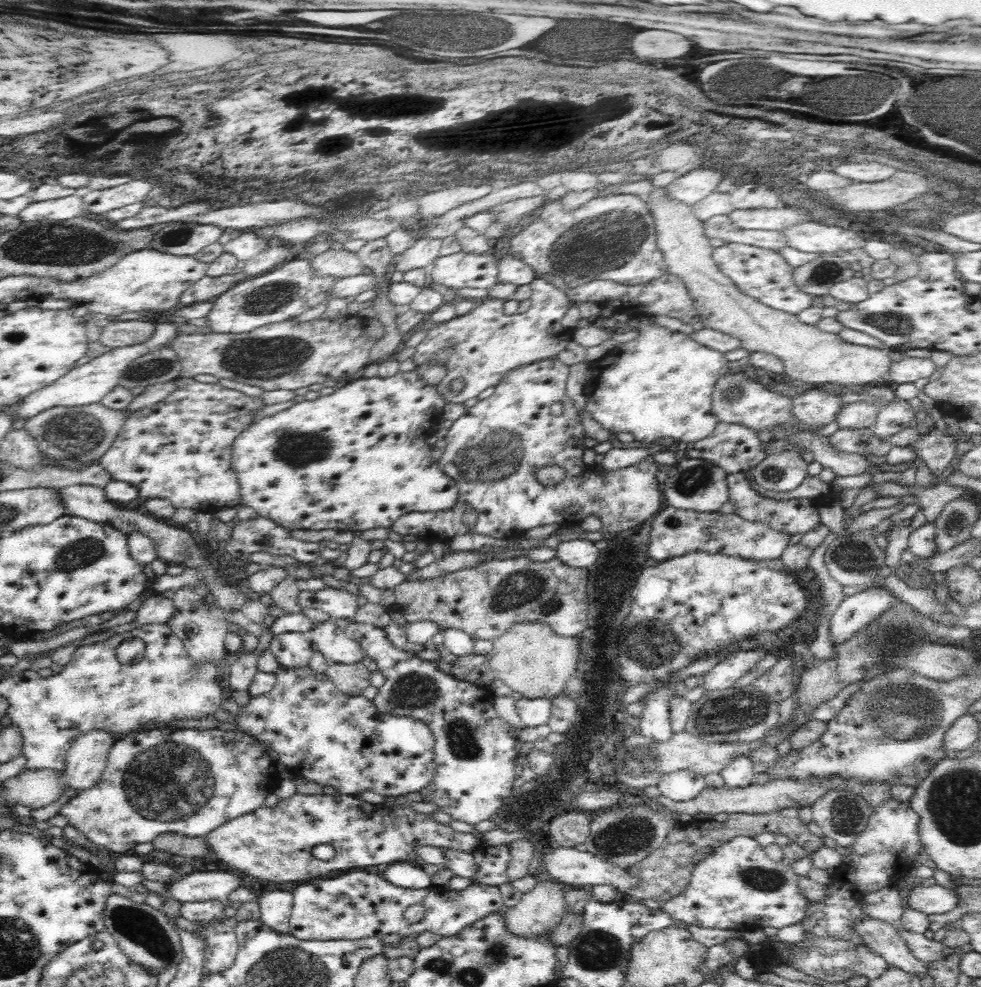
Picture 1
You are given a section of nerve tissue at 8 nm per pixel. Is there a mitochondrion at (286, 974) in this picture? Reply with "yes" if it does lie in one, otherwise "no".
yes

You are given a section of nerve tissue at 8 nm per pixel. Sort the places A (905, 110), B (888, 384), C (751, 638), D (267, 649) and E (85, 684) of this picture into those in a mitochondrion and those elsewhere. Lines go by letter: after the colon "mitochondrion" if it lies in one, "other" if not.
A: mitochondrion
B: other
C: other
D: other
E: mitochondrion

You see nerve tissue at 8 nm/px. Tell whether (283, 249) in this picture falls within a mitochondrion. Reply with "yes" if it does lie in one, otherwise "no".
no

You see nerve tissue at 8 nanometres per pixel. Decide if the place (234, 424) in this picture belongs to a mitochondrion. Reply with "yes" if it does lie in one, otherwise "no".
no

